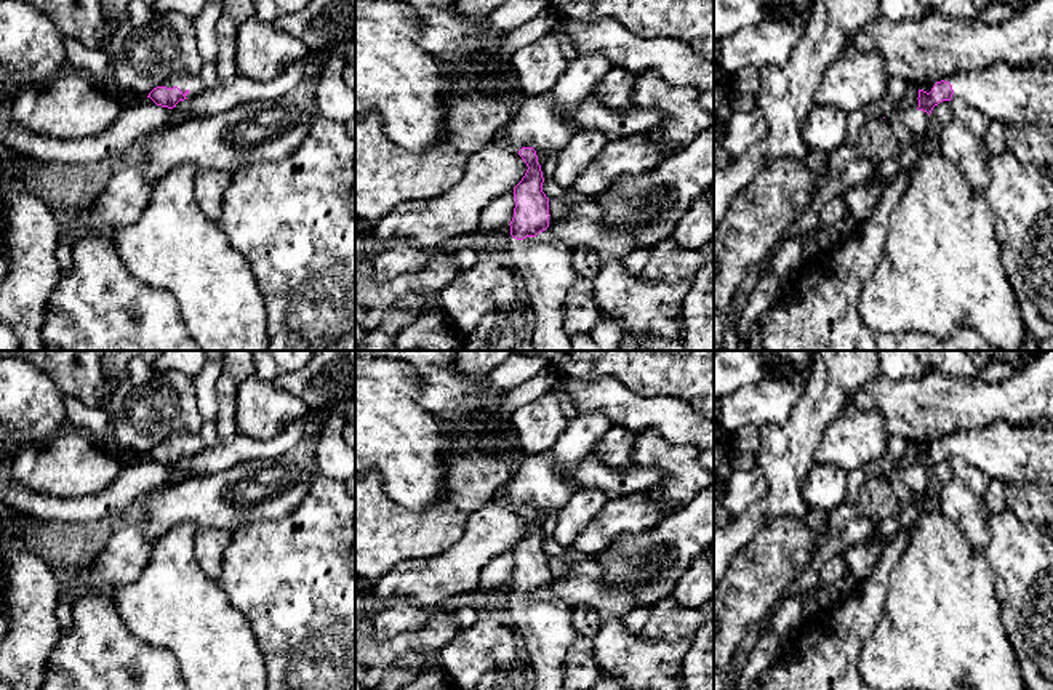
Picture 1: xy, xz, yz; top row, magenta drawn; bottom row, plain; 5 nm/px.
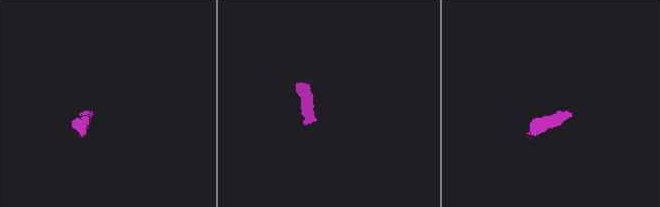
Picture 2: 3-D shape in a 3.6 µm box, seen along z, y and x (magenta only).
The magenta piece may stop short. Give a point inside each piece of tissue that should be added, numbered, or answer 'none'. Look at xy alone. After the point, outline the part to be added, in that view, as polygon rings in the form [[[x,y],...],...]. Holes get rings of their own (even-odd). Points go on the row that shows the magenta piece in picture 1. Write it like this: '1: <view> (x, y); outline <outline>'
1: xy (194, 84); outline [[[190,74],[170,75],[158,86],[166,86],[166,88],[178,86],[187,99],[198,96],[206,90],[202,78],[198,75],[190,75]]]

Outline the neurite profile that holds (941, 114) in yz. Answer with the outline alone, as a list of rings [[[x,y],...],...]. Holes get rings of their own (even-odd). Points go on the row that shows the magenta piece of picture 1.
[[[943,101],[938,106],[935,106],[930,114],[930,118],[935,126],[944,125],[944,123],[949,123],[951,120],[954,120],[952,107],[951,107],[949,101]]]

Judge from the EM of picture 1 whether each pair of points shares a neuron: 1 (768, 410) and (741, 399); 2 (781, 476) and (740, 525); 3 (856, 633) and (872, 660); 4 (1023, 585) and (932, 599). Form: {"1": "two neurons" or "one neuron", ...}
{"1": "one neuron", "2": "one neuron", "3": "two neurons", "4": "two neurons"}

